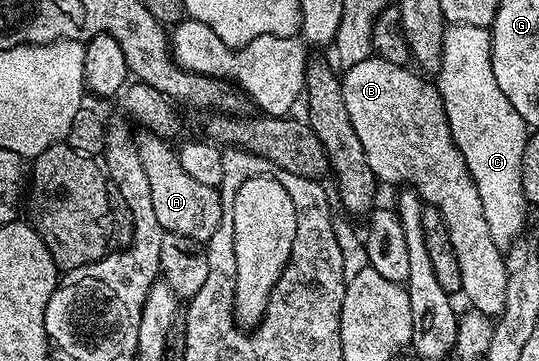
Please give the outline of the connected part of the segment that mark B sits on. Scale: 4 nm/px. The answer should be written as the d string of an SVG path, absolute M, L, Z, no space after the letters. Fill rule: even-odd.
M373 54L362 62L343 69L340 85L342 86L342 98L346 101L346 111L350 113L350 123L353 124L354 131L358 134L358 139L362 141L362 150L366 150L366 162L370 162L370 170L374 170L377 181L381 185L404 184L400 186L414 186L414 190L420 195L421 201L425 205L436 208L442 214L442 218L446 222L446 230L450 234L450 246L454 246L454 254L458 258L458 270L462 270L462 286L460 287L462 296L472 300L471 307L475 311L484 312L487 316L496 318L499 317L506 306L506 286L508 285L510 268L509 265L504 265L505 253L496 245L494 238L490 238L490 226L486 226L486 213L482 211L482 194L478 194L478 186L474 182L474 178L470 174L470 170L466 166L466 162L462 158L462 154L452 137L450 122L448 121L448 110L441 89L437 85L436 89L434 85L427 84L423 79L427 80L419 71L413 70L408 66L394 65L394 63L384 60L380 55Z

